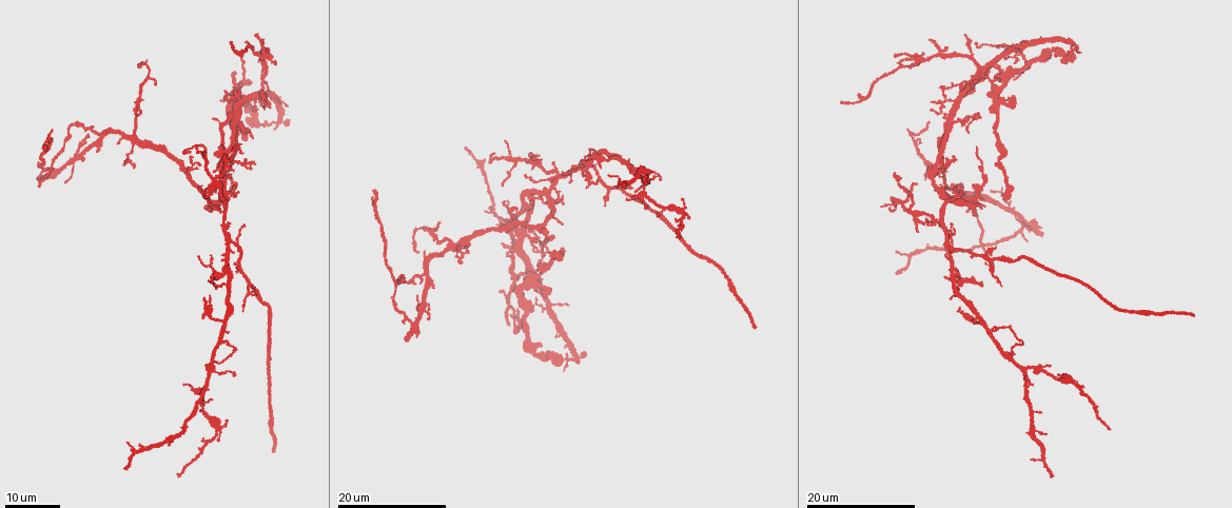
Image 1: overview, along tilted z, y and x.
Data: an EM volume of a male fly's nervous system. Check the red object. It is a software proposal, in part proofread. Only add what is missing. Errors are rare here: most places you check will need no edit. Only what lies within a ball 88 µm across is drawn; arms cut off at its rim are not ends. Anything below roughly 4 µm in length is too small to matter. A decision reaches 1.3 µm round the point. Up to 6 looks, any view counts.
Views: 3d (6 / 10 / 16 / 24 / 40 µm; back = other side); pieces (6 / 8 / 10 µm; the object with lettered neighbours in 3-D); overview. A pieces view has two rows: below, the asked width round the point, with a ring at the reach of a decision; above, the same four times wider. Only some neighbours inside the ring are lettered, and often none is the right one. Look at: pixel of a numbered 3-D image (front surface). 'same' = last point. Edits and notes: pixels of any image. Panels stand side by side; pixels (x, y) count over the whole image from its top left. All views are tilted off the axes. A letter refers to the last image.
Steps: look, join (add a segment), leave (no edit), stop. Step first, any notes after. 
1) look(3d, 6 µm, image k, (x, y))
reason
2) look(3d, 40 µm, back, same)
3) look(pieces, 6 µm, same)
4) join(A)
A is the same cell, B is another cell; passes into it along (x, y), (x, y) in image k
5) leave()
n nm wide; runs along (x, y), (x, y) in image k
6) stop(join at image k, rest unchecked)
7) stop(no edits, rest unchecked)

look(3d, 16 µm, image 1, (206, 207))
end of a long branch

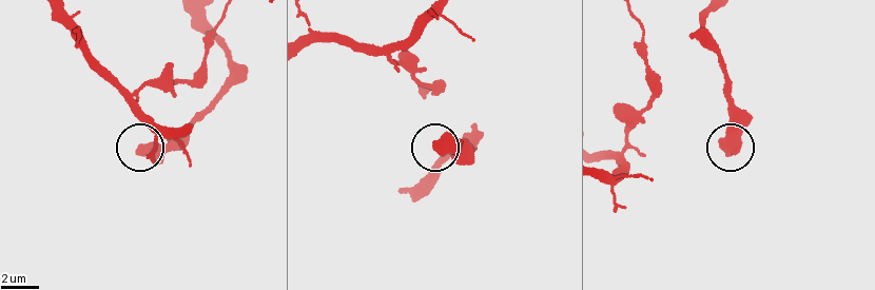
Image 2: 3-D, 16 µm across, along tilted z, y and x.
look(pieces, 6 µm, image 2, (435, 145))

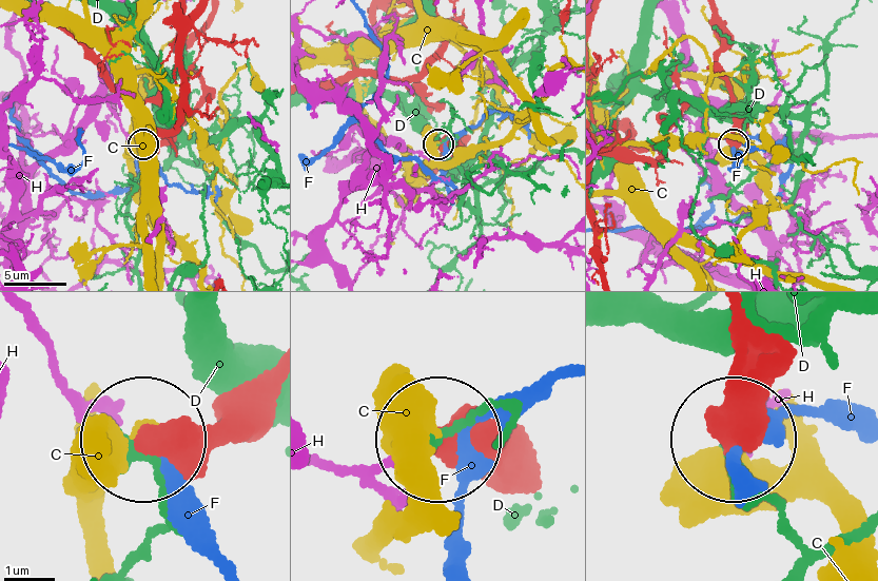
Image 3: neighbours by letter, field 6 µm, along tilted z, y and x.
leave()
490 nm wide; C, D, F and H are other cells; runs along (266, 381), (203, 427), (145, 431) in image 3; none of them fits

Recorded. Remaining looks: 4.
look(3d, 16 µm, image 1, (235, 186))
branch stops here

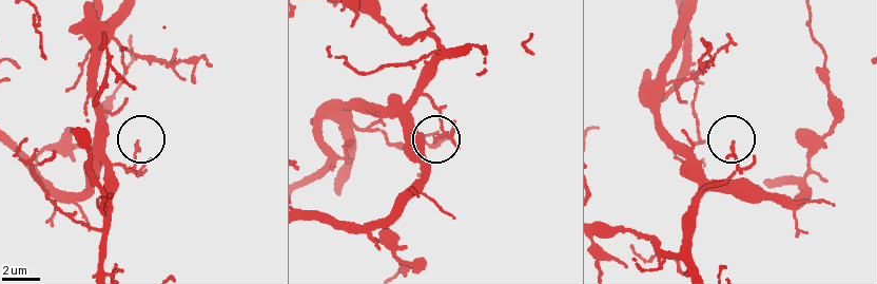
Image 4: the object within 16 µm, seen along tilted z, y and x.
look(pieces, 6 µm, image 4, (733, 145))

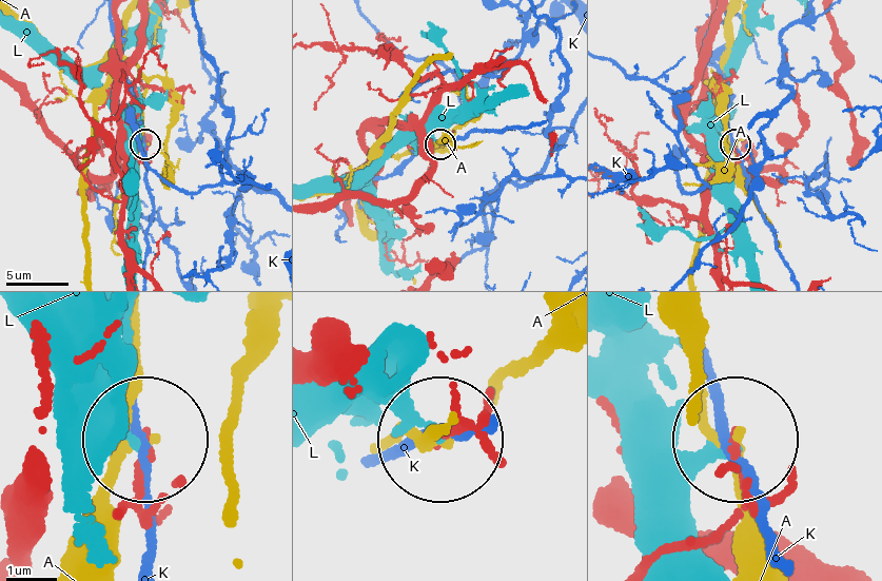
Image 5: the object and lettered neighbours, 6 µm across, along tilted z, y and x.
leave()
A, K and L are other cells; runs along (120, 505), (149, 446) in image 5; none of them fits

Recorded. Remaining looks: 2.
look(3d, 16 µm, image 1, (1013, 97))
free end

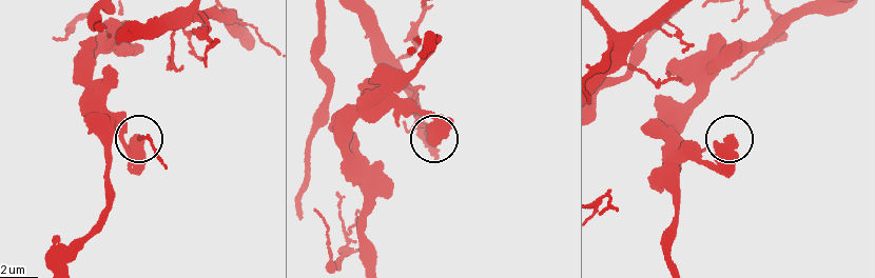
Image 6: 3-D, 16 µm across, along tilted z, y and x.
look(pieces, 8 µm, image 6, (730, 140))
what lies round it

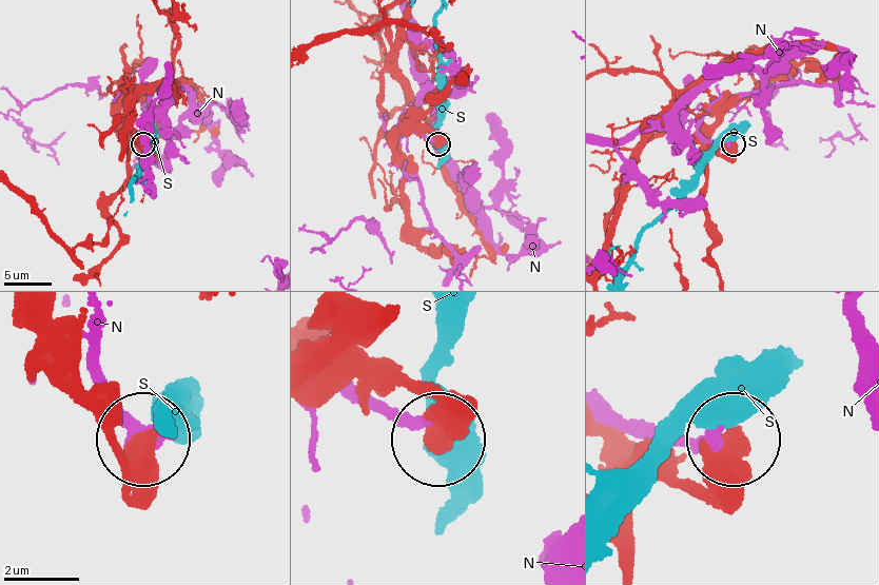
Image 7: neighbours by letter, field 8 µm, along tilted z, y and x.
leave()
N and S are other cells; none of them fits

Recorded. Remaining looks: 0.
stop(no edits, rest unchecked)

